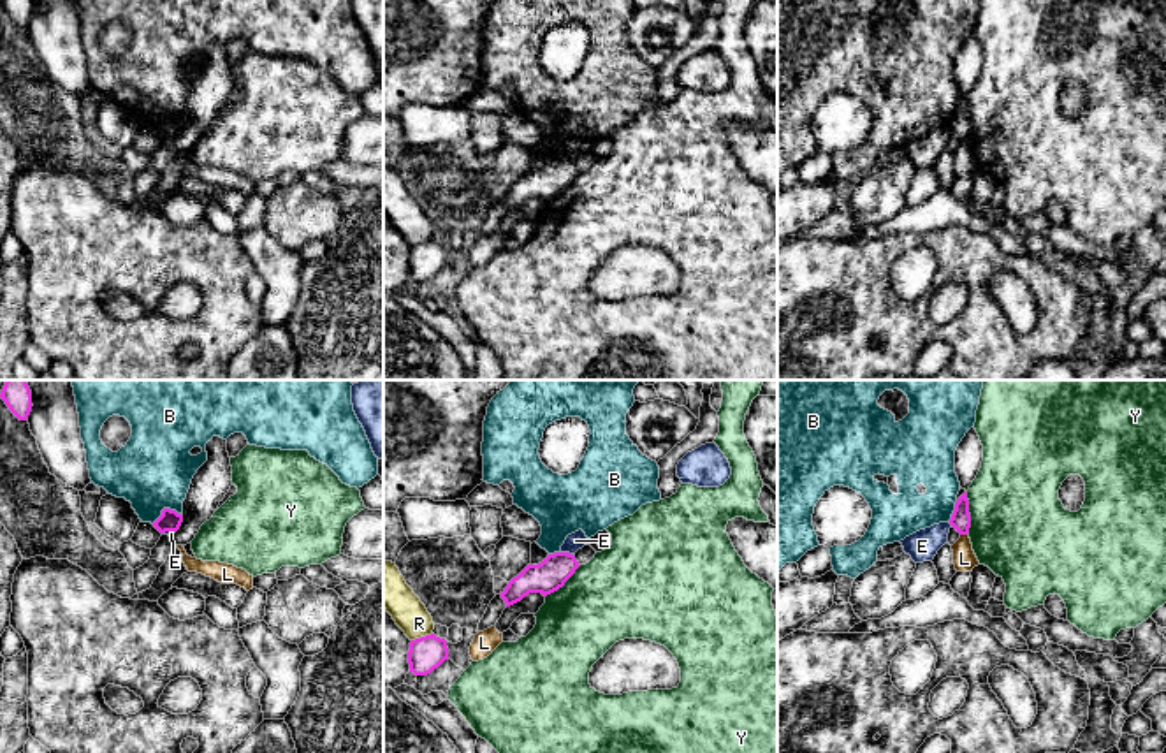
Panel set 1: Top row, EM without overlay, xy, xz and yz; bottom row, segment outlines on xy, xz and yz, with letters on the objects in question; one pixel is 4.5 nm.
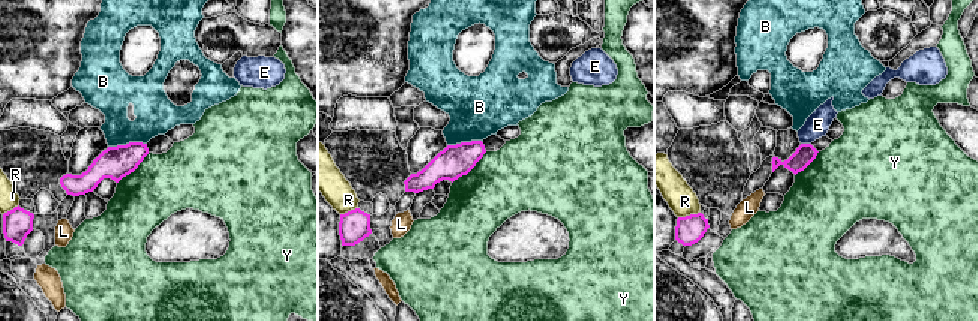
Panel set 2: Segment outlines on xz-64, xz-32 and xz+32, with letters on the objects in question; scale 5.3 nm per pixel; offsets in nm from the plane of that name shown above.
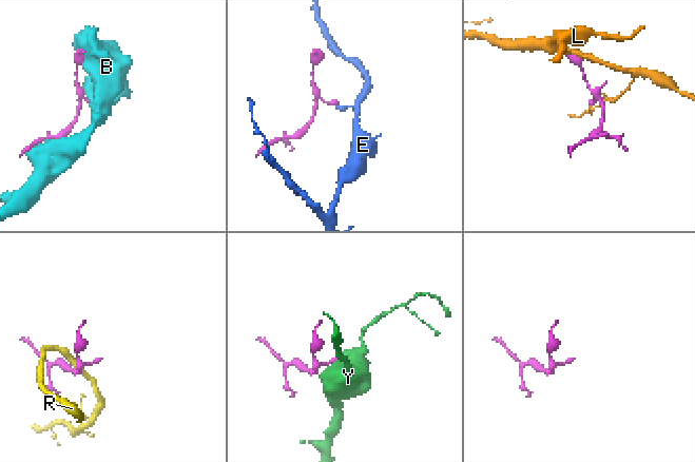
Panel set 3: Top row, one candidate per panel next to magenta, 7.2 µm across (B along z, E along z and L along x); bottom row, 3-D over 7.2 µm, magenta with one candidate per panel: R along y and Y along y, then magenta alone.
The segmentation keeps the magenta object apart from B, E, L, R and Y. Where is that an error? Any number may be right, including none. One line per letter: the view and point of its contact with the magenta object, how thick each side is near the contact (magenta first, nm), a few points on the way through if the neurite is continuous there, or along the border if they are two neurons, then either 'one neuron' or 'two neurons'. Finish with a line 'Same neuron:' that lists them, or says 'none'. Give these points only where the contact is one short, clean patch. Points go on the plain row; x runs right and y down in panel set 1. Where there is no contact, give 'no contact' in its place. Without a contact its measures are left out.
B: contact xy (166, 115); calibres 100 and 360 nm; two neurons
E: contact xz (567, 159); calibres 150 and 80 nm; border xz (560, 157), (572, 160); two neurons
L: contact yz (964, 139); calibres 100 and 110 nm; two neurons
R: contact xz (421, 243); calibres 160 and 160 nm; two neurons
Y: contact yz (969, 120); calibres 100 and 460 nm; border yz (966, 99), (969, 113), (968, 139); two neurons
Same neuron: none

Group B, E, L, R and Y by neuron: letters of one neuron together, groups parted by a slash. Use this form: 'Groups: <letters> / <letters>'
Groups: B / E / L / R / Y

